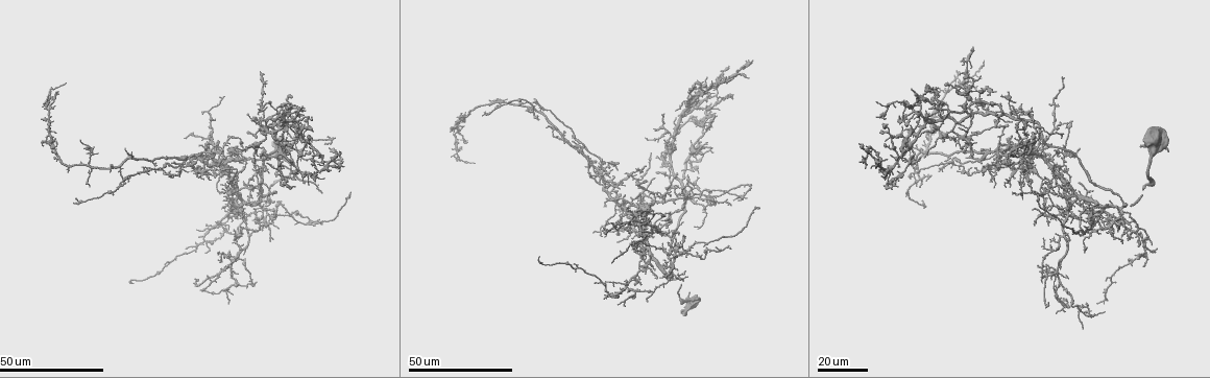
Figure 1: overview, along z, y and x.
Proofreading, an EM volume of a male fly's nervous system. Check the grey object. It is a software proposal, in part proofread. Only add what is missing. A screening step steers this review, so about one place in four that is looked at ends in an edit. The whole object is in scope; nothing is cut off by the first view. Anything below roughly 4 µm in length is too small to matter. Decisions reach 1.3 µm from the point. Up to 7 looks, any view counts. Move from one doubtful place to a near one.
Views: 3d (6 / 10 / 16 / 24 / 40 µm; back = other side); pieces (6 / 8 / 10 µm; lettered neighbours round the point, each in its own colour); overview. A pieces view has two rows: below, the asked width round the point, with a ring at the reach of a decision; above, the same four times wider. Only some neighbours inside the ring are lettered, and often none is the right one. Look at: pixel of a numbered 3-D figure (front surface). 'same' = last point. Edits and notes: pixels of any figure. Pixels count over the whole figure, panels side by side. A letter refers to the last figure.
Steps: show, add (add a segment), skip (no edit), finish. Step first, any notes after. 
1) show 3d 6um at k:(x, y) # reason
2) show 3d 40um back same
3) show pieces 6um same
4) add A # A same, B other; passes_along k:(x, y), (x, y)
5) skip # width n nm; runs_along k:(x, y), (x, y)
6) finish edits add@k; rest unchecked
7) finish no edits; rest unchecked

show 3d 40um at 1:(1071, 123) # branch stops here

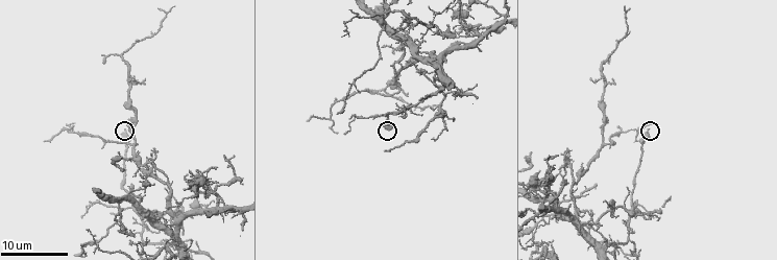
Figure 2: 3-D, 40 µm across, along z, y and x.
show pieces 8um at 2:(648, 130) # what lies round it

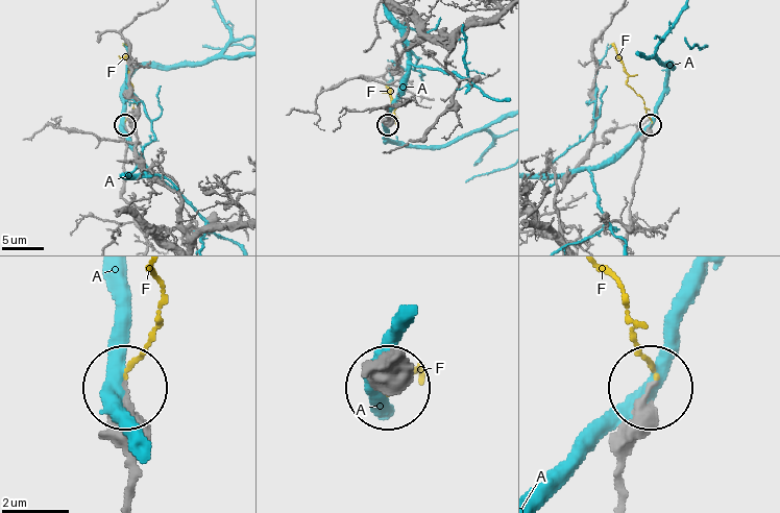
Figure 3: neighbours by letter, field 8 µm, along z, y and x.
skip # width 250 nm; A other, F other; runs_along 3:(127, 494), (127, 388); none of them fits

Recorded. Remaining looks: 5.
show 3d 24um at 1:(955, 84)

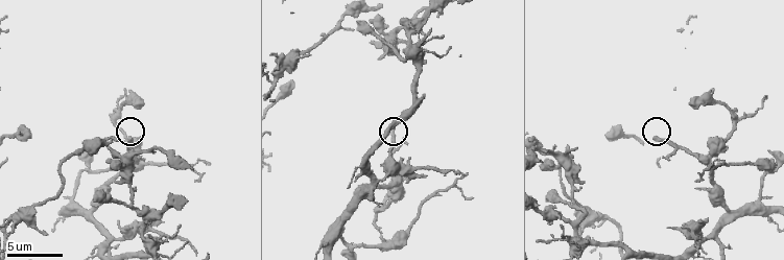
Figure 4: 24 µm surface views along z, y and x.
show pieces 10um at 4:(393, 132) # see the neighbours

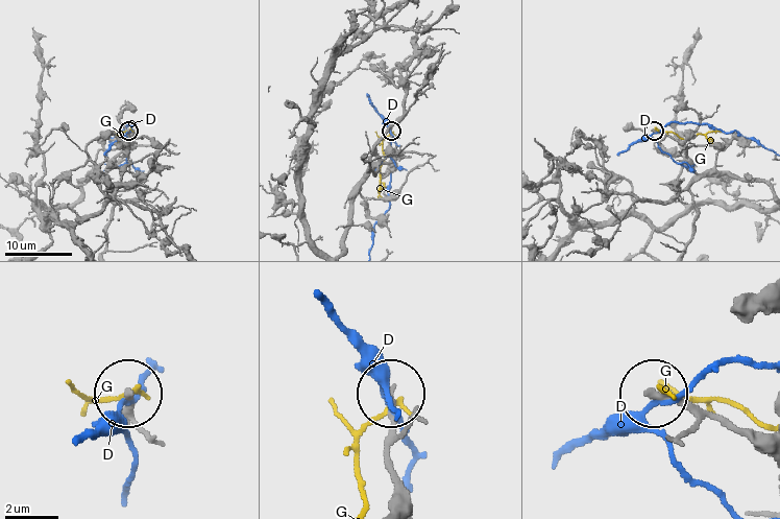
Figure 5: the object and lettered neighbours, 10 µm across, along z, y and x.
skip # D other, G other; none of them fits

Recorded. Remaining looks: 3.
show 3d 24um at 2:(381, 45) # tapers out

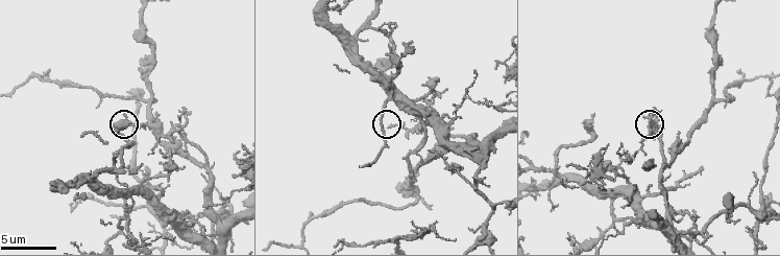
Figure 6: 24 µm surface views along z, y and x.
show pieces 8um at 6:(390, 126)

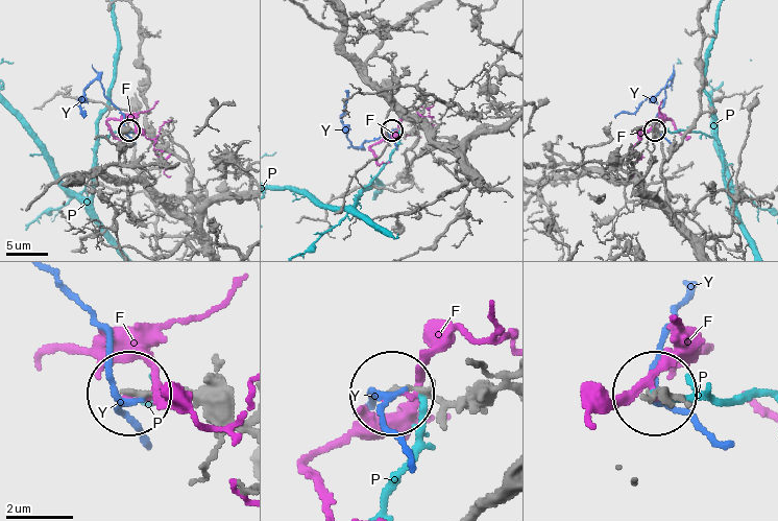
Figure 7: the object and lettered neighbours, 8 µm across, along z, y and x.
skip # F other, P other, Y other; runs_along 7:(502, 391), (435, 399), (395, 391); none of them fits

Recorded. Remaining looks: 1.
show pieces 6um at 6:(430, 204) # thin end

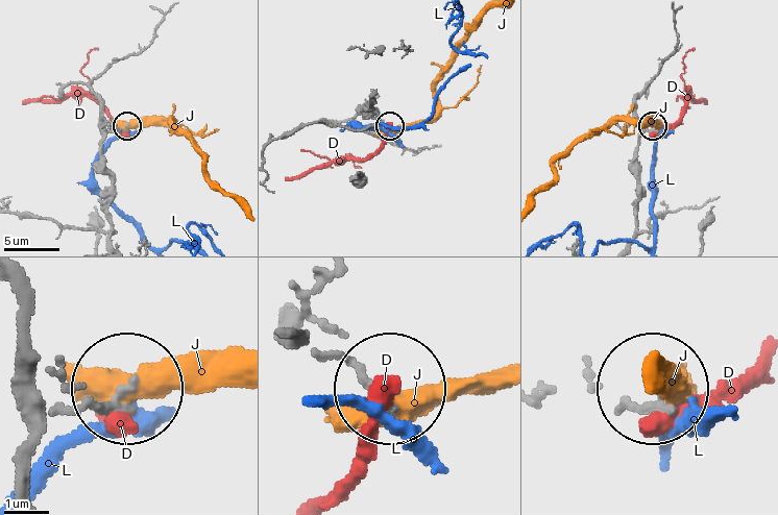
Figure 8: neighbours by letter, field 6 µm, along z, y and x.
skip # D other, J other, L other; runs_along 8:(33, 456), (48, 422), (123, 389); no lettered segment goes on from it

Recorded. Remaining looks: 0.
finish no edits; rest unchecked

